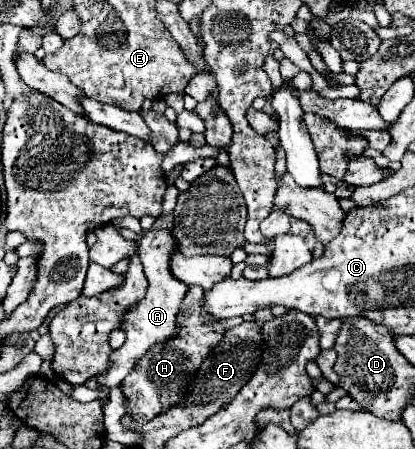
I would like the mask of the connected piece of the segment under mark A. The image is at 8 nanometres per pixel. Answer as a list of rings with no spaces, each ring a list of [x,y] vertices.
[[[150,229],[142,237],[126,231],[126,237],[138,241],[138,255],[142,259],[144,273],[150,279],[150,285],[148,285],[146,297],[124,315],[122,329],[126,333],[126,343],[112,353],[110,369],[104,375],[96,377],[98,383],[102,383],[106,387],[118,387],[122,383],[122,379],[134,369],[134,363],[138,359],[142,359],[142,355],[146,355],[146,351],[150,347],[154,347],[158,343],[166,343],[166,339],[172,339],[174,335],[178,335],[178,311],[182,305],[182,297],[188,291],[188,287],[182,281],[174,279],[170,273],[168,261],[170,261],[170,253],[174,251],[174,237],[170,235],[170,231]]]

